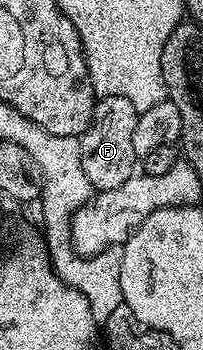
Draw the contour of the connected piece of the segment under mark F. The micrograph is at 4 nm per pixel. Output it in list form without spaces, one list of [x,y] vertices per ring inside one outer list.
[[[104,96],[95,101],[92,124],[88,124],[76,142],[76,161],[82,168],[82,177],[87,187],[95,191],[115,190],[124,184],[124,180],[134,177],[139,159],[132,148],[132,135],[139,113],[136,104],[132,104],[132,100],[124,100],[124,96]]]

